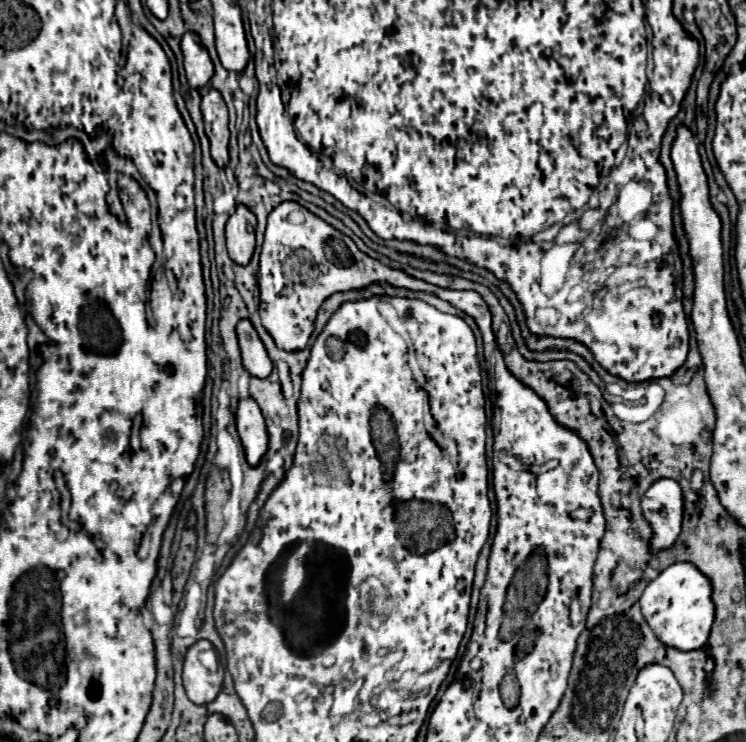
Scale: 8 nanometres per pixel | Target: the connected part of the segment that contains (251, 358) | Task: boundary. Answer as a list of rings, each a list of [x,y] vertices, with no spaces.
[[[240,319],[236,327],[236,335],[238,335],[240,353],[242,353],[242,365],[246,367],[246,371],[254,377],[268,377],[272,371],[272,363],[268,359],[268,353],[256,329],[248,319]]]

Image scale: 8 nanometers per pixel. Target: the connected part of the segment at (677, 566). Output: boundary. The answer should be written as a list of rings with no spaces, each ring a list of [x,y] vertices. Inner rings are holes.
[[[674,563],[644,589],[640,597],[642,615],[664,645],[682,651],[700,649],[706,645],[710,625],[714,621],[714,605],[710,593],[710,581],[692,563]]]

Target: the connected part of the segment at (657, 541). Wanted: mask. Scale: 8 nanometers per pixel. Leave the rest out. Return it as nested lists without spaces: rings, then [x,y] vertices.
[[[658,479],[642,497],[642,513],[650,521],[652,553],[672,547],[682,529],[684,495],[674,479]]]

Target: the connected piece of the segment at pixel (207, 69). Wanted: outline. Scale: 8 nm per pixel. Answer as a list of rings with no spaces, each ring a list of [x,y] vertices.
[[[184,33],[180,47],[184,55],[184,69],[188,83],[192,87],[204,87],[214,75],[214,65],[210,61],[206,47],[200,43],[200,37],[196,33]]]

